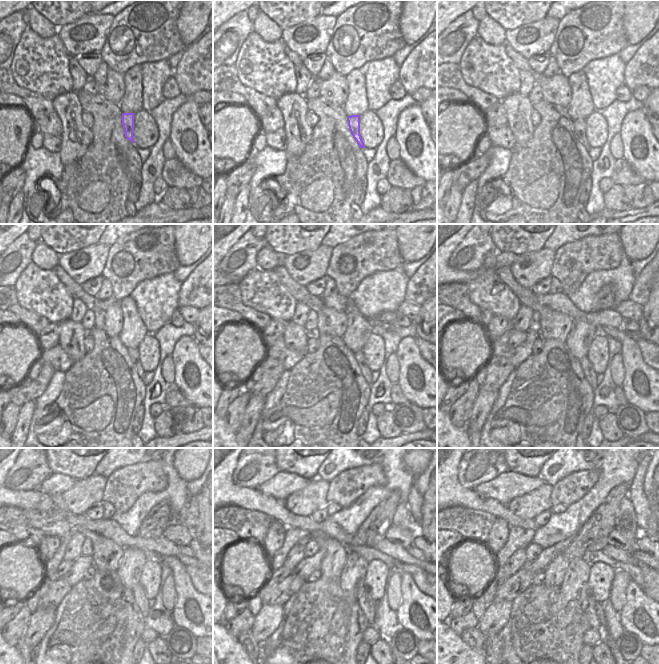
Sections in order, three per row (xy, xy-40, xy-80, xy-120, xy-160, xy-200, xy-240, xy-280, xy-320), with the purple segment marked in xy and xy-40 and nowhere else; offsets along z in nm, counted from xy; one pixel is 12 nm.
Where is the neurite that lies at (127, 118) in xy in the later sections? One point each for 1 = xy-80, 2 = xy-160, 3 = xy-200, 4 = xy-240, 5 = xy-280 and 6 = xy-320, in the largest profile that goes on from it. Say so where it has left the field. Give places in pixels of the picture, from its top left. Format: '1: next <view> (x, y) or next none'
1: next xy-80 (579, 125)
2: next xy-160 (359, 356)
3: next xy-200 (591, 376)
4: next xy-240 (140, 597)
5: next xy-280 (365, 602)
6: next xy-320 (588, 606)

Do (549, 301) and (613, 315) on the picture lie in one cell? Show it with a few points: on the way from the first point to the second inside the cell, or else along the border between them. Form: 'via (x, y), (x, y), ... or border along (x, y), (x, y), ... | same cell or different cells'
via (565, 306), (578, 316), (597, 317) | same cell

